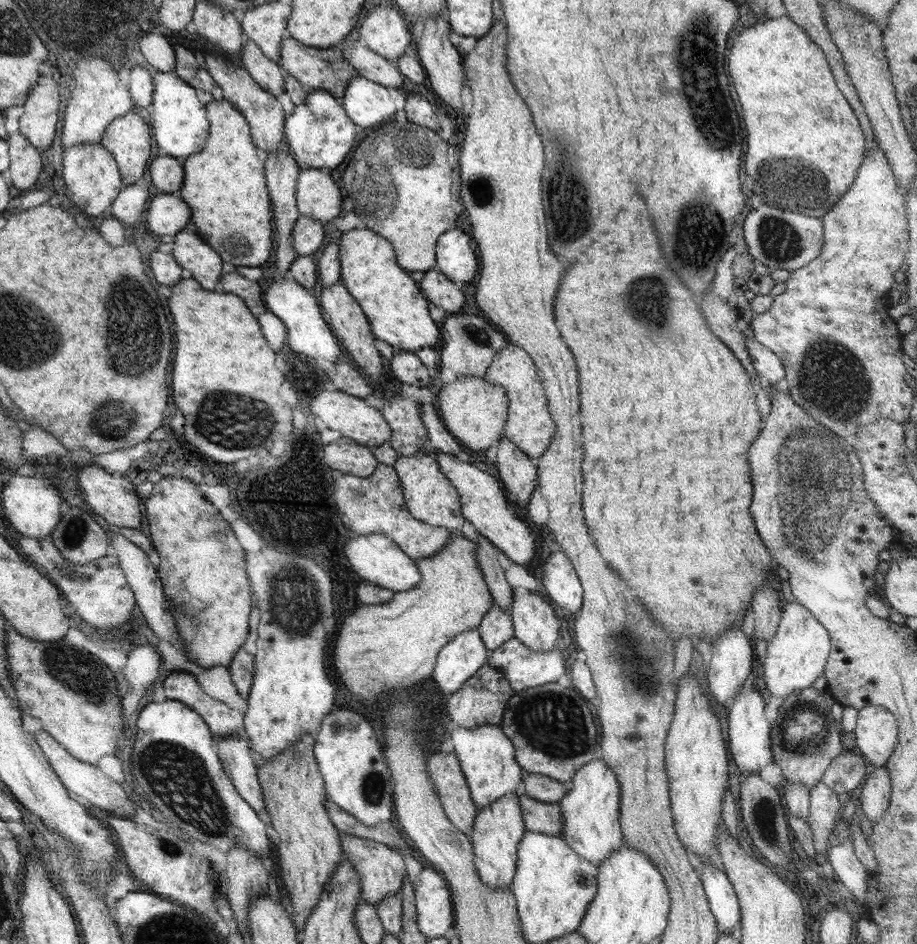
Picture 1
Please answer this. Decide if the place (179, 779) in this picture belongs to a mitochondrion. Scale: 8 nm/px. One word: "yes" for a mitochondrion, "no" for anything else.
yes

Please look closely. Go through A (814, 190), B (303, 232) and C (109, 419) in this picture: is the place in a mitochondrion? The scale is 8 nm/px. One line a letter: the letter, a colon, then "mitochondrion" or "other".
A: mitochondrion
B: other
C: mitochondrion

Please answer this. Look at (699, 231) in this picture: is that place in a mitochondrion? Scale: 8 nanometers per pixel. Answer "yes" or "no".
yes

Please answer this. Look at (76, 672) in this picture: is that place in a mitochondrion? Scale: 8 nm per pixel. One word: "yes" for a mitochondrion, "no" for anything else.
yes

